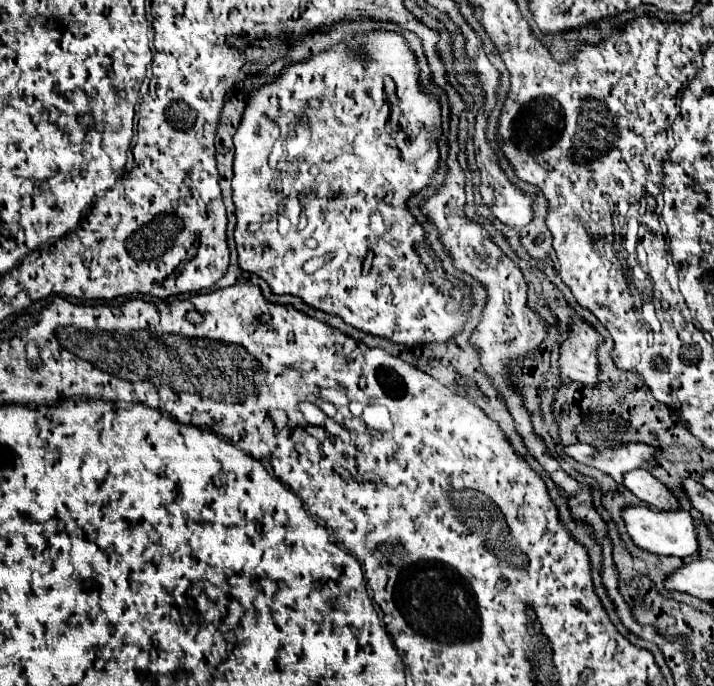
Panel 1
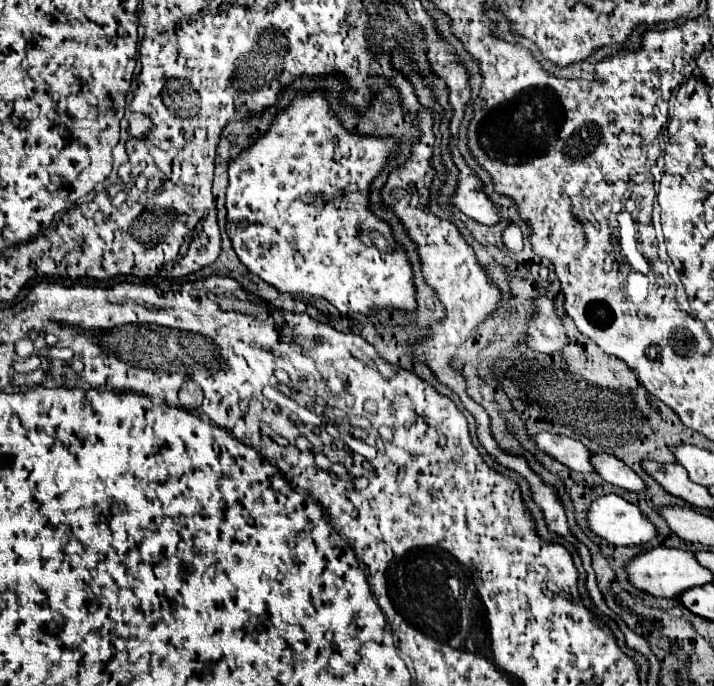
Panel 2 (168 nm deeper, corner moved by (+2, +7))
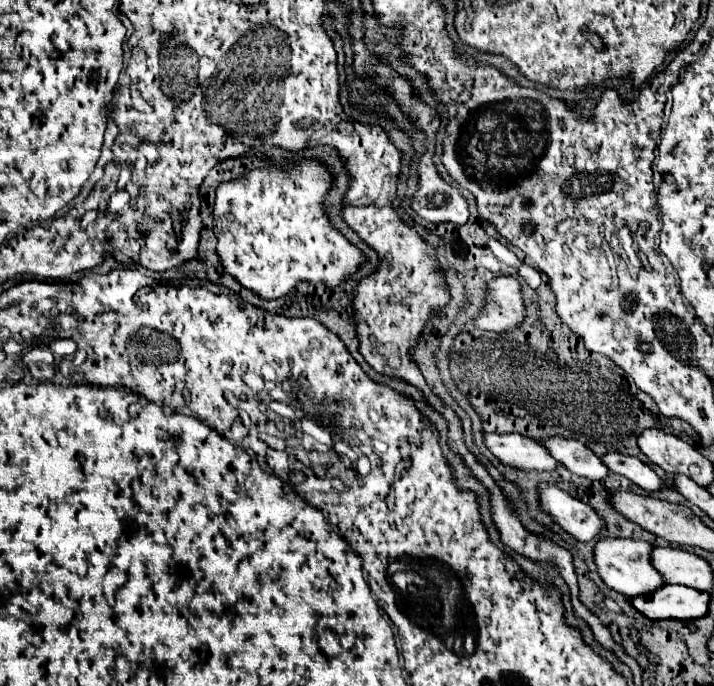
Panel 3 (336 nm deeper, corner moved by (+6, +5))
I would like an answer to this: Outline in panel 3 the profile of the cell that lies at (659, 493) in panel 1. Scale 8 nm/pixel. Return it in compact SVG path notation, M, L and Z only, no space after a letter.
M554 436L540 444L544 444L548 452L558 462L562 462L572 474L584 476L588 480L598 480L598 482L604 482L610 476L610 470L606 468L606 464L602 464L602 460L580 440L566 440L566 438Z

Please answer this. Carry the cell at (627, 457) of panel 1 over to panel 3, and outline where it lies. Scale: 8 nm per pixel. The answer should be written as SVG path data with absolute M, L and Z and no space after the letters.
M484 434L490 452L504 464L524 470L556 470L562 464L542 448L542 444L528 436L518 434Z

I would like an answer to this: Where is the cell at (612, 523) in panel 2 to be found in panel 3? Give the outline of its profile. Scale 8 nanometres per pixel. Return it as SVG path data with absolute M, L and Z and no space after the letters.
M540 484L540 500L554 522L570 532L576 540L588 542L600 538L606 522L590 504L572 498L558 486L550 484Z

